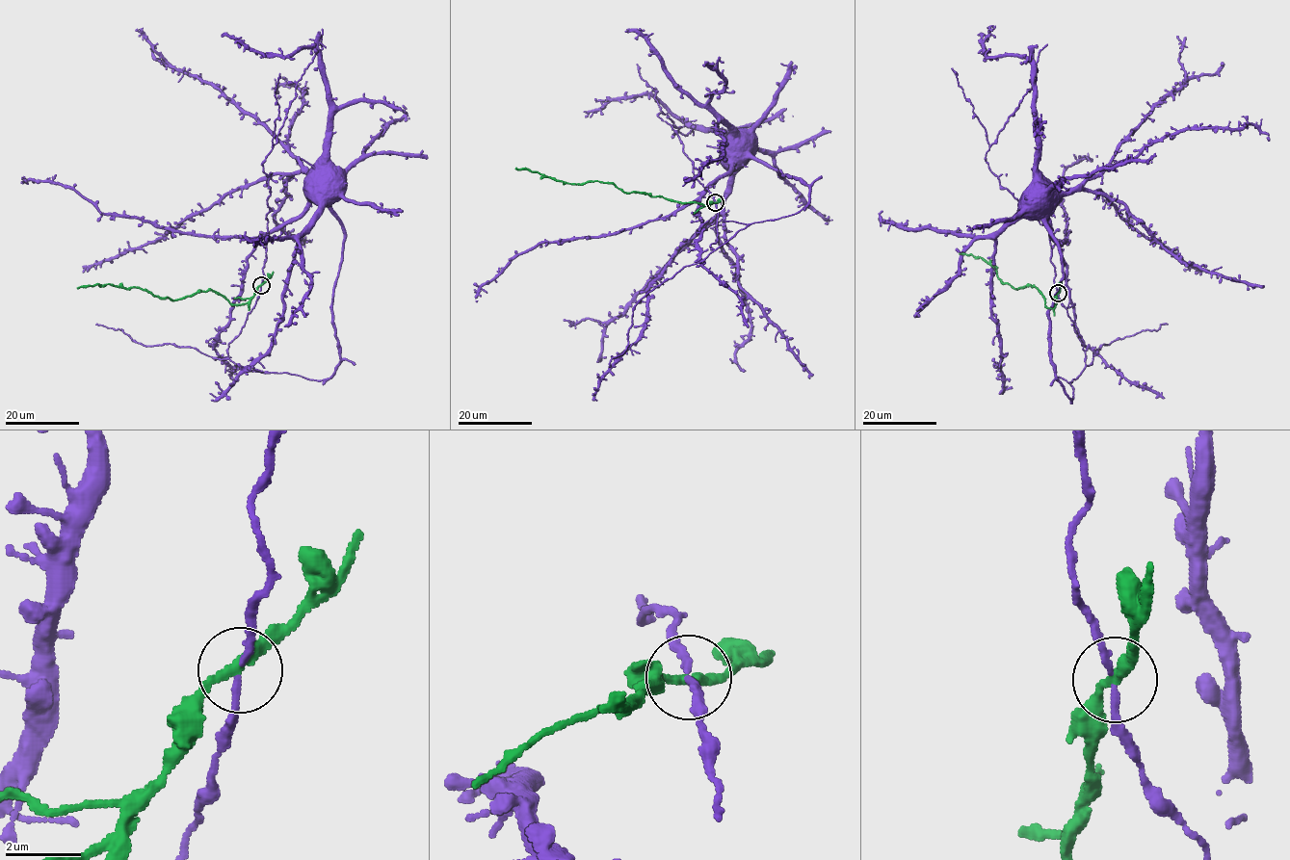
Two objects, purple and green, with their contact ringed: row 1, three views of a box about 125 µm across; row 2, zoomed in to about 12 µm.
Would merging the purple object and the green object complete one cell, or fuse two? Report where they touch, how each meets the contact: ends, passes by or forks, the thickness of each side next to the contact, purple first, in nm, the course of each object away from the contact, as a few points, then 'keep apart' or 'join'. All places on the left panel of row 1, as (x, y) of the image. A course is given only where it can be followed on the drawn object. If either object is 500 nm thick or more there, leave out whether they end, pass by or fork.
(261, 285) | purple passes by | green passes by | 160/240 nm | purple via (261, 285), (271, 191), (262, 161), (276, 143), (295, 87), (317, 53), (329, 132), (328, 171), (323, 176) | green via (261, 285), (246, 303), (232, 304), (211, 290), (171, 299), (137, 287), (111, 284), (77, 288) | keep apart

